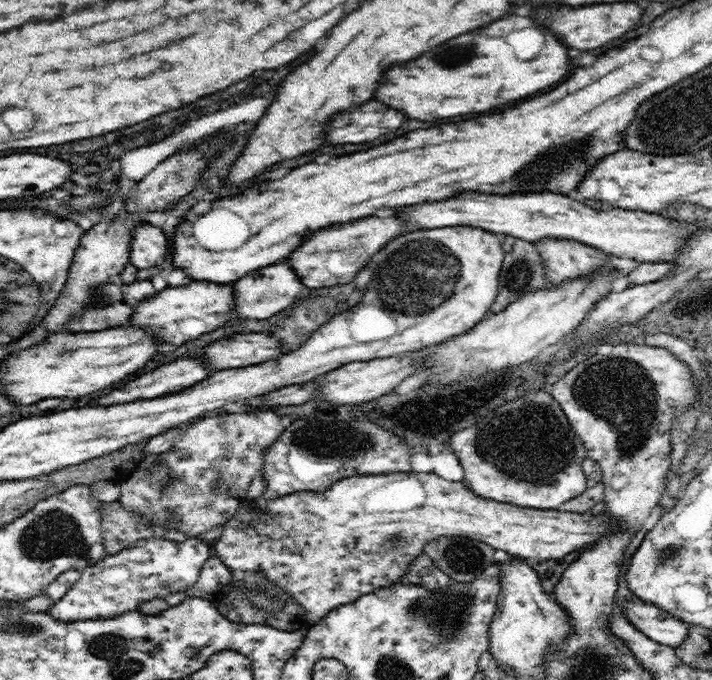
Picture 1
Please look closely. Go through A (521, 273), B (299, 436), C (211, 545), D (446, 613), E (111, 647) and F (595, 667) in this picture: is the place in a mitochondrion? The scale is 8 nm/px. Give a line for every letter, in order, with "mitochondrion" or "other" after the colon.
A: mitochondrion
B: mitochondrion
C: other
D: mitochondrion
E: mitochondrion
F: mitochondrion

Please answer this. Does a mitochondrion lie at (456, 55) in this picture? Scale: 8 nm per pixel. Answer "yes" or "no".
yes

